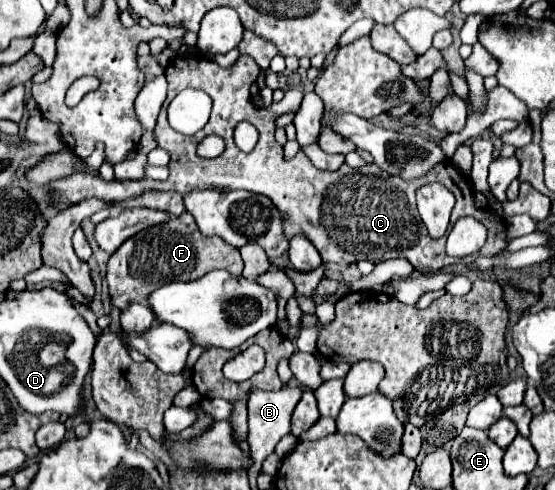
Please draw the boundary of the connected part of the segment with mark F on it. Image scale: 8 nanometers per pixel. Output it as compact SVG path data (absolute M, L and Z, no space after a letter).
M191 213L171 217L169 221L143 229L127 239L107 261L109 295L115 307L125 309L131 301L145 305L145 297L169 281L195 281L213 269L227 269L241 275L243 261L239 249L225 243L221 237L205 237L199 233Z

